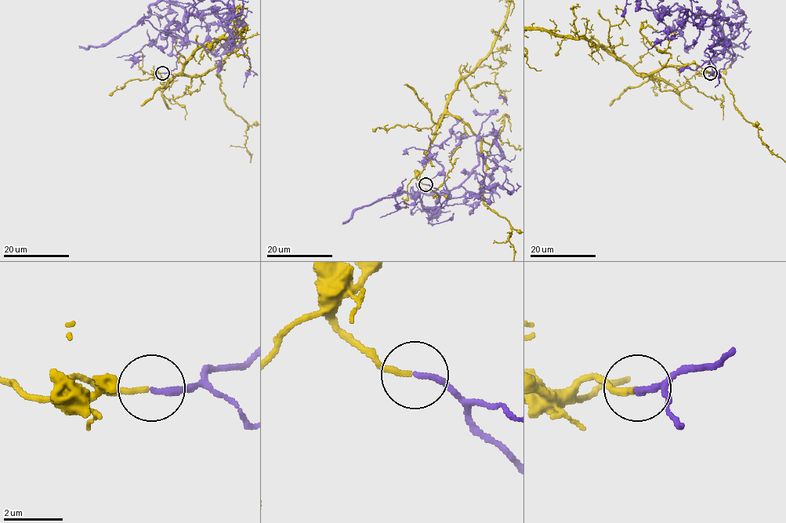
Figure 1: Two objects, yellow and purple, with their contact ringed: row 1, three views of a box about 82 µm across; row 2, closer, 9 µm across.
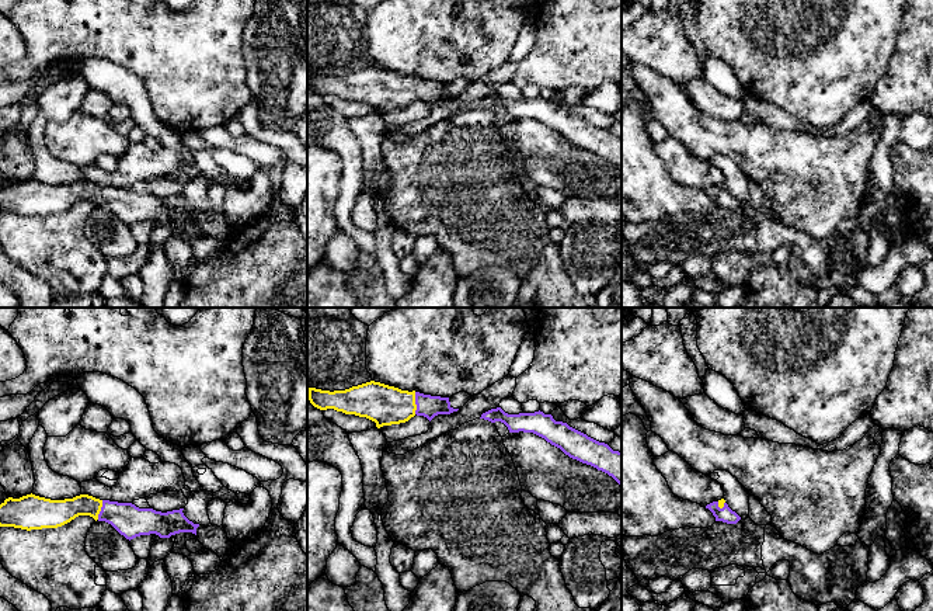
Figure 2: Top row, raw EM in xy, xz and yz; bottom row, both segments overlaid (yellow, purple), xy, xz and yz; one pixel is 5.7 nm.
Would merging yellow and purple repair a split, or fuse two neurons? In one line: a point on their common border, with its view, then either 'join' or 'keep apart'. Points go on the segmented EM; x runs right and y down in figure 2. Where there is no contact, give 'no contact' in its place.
xz (414, 403) | keep apart

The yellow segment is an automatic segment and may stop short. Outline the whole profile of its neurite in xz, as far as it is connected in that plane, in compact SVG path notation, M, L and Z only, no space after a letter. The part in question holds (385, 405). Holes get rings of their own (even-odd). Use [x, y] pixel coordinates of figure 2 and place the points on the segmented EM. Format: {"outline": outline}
{"outline": "M375 381L345 390L307 388L307 392L314 407L366 417L375 421L377 428L405 423L417 410L415 390L401 390Z"}

